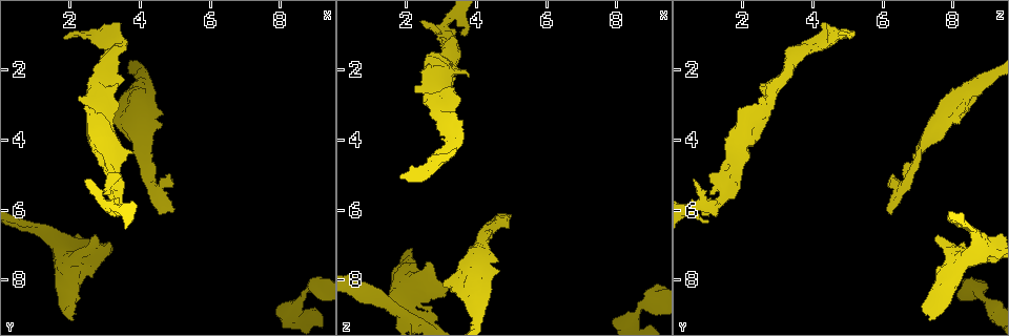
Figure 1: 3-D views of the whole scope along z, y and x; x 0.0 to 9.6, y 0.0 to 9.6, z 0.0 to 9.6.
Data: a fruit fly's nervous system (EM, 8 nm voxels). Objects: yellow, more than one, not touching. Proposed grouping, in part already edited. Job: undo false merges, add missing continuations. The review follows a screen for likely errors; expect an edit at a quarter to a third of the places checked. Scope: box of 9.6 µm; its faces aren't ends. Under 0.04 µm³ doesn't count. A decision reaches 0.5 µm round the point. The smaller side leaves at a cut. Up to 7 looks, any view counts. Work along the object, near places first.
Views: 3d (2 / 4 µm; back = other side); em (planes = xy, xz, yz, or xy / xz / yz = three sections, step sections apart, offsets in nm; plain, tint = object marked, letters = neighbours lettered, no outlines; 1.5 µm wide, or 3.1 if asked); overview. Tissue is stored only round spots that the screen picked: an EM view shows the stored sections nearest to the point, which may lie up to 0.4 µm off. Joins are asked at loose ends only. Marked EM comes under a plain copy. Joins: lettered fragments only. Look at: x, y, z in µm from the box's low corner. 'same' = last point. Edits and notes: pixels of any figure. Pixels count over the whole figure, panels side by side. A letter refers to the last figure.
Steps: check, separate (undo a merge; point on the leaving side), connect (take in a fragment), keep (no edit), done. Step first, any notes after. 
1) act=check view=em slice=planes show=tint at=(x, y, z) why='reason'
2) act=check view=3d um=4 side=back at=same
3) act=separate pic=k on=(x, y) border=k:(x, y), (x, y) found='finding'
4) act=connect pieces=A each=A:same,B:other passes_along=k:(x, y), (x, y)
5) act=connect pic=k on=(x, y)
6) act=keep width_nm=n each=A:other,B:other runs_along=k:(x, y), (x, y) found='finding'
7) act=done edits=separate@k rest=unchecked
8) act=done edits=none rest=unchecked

act=check view=em slice=planes show=letters at=(1.80, 1.05, 5.05) why='tapers out'

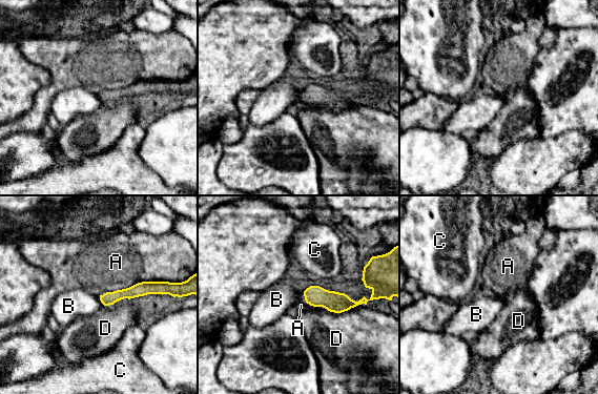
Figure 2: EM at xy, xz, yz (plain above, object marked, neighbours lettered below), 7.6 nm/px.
act=keep each=A:other,B:other,C:other,D:other found='no lettered fragment goes on from it'

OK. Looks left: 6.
act=check view=3d um=2 at=(3.15, 4.90, 1.80)

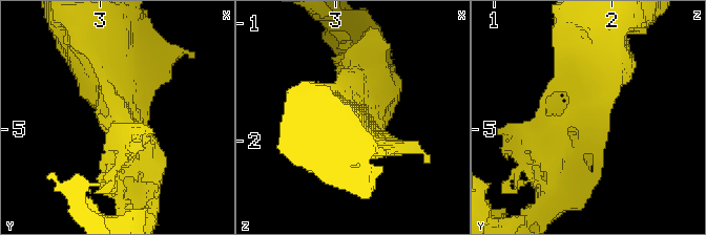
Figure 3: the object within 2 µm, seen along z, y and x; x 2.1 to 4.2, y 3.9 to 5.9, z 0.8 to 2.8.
act=check view=em slice=planes show=letters at=(3.20, 4.88, 1.78) why='shape alone is not enough'

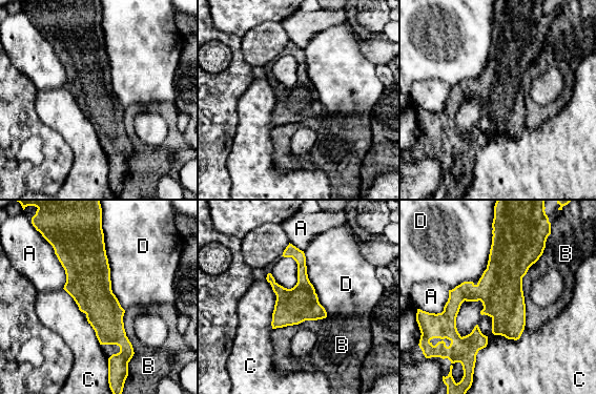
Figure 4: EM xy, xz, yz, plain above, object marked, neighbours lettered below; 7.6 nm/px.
act=keep longest_contact=D:600nm each=A:other,B:other,C:other,D:other border=4:(493, 228), (479, 280), (449, 290) found='all the same neuron'

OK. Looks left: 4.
act=check view=3d um=4 at=(8.95, 8.20, 8.60) why='sudden change in width'

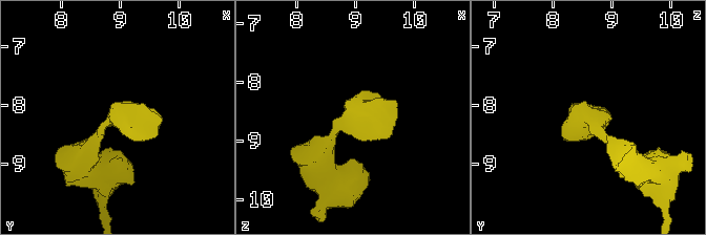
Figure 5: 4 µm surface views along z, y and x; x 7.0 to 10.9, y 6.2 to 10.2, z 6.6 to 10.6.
act=check view=em slice=planes show=letters at=(9.00, 8.20, 8.60) why='now the EM'

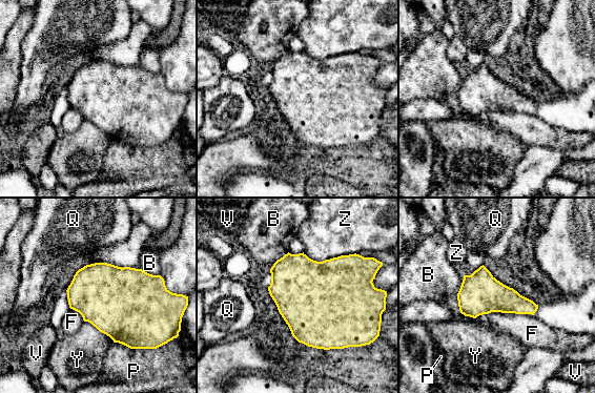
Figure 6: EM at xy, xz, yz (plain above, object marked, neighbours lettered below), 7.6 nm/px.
act=keep each=B:other,F:other,P:other,Q:other,V:other,Y:other,Z:other border=6:(458, 310), (473, 317), (533, 315) found='all the same neuron'

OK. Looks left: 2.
act=done edits=none rest=unchecked

